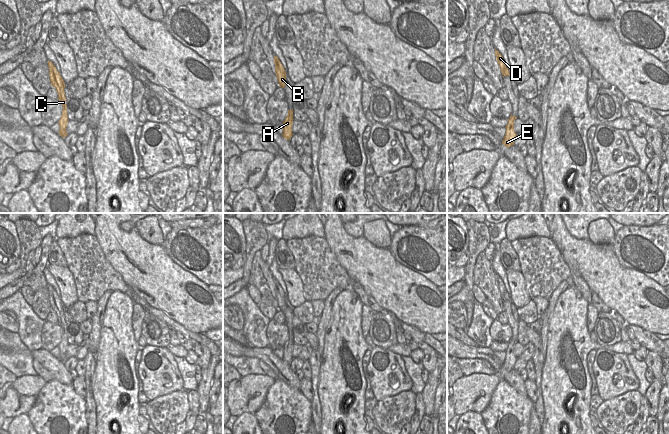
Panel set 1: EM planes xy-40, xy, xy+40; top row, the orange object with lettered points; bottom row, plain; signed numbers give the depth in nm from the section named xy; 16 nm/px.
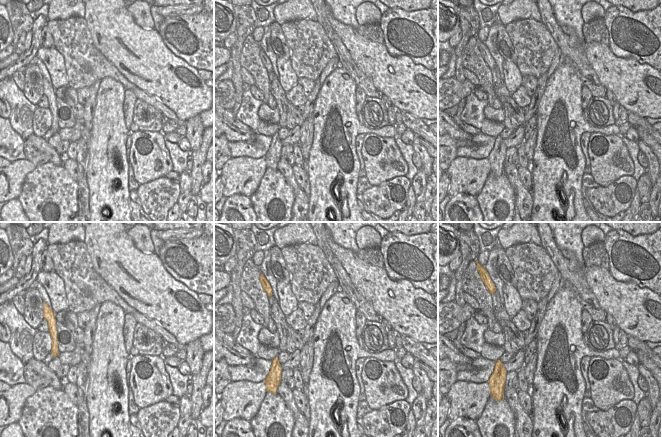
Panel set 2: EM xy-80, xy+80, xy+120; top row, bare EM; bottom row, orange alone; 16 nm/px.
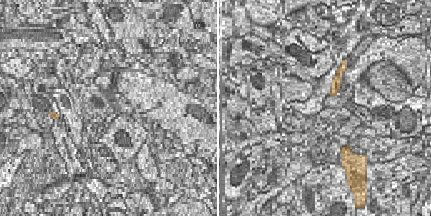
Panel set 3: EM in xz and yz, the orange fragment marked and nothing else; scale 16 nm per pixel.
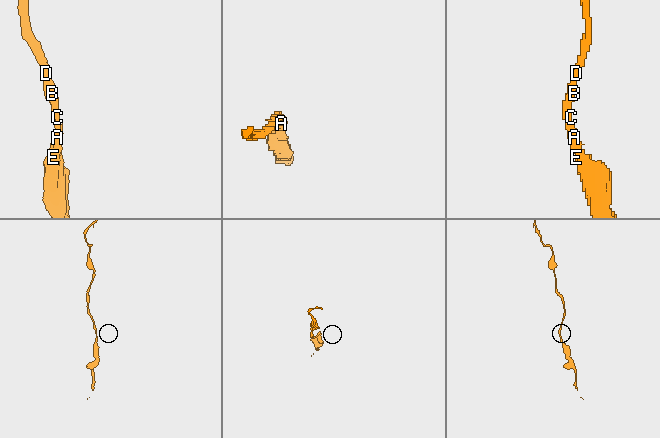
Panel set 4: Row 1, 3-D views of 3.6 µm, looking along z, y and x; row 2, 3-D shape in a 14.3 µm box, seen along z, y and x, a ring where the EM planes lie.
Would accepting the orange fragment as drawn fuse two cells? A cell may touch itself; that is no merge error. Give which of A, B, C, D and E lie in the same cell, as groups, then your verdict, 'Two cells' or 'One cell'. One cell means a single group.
Groups: A B C D E. One cell

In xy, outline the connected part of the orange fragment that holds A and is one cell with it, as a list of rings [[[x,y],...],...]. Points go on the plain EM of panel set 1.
[[[293,333],[288,334],[288,339],[283,345],[283,358],[282,358],[283,362],[285,362],[286,364],[290,364],[290,362],[293,359],[292,357],[293,344],[294,344],[293,343]]]

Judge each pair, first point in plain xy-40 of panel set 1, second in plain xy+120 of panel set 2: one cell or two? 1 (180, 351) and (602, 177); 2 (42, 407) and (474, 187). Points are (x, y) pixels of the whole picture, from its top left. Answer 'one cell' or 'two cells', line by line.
1: two cells
2: two cells

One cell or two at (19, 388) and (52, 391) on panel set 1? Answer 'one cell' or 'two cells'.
two cells

